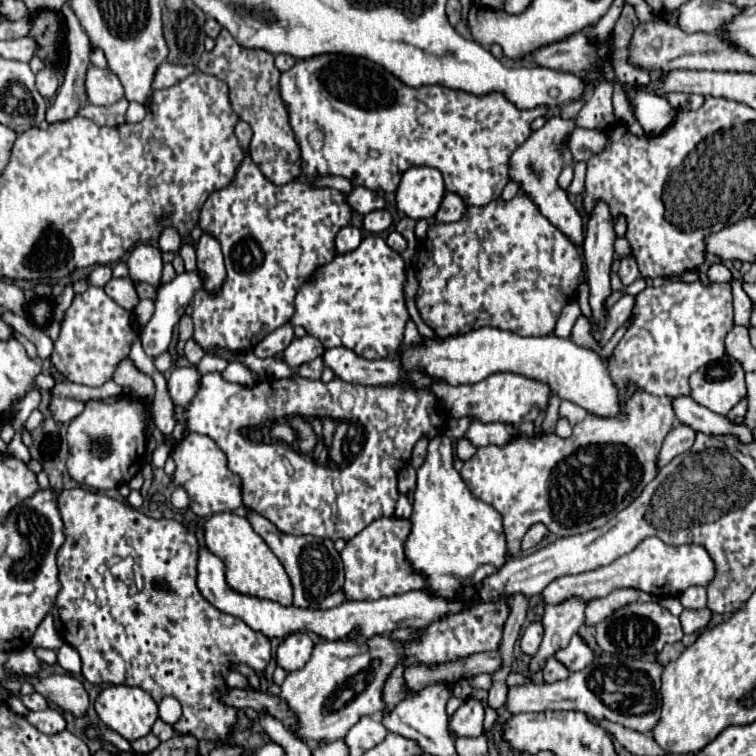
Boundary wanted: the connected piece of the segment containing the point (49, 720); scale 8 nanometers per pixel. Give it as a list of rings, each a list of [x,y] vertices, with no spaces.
[[[48,707],[48,709],[44,709],[44,711],[28,711],[26,719],[28,719],[38,731],[42,731],[42,733],[46,733],[46,735],[60,733],[60,731],[64,731],[64,727],[66,727],[66,721],[64,721],[62,713],[56,711],[56,709],[52,709],[52,707]]]

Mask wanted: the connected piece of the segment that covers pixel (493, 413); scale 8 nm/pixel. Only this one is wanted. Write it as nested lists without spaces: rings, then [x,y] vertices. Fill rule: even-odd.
[[[496,373],[490,375],[488,379],[474,383],[474,385],[460,385],[460,387],[452,387],[444,381],[434,383],[432,385],[432,393],[436,395],[438,403],[452,413],[452,417],[462,419],[462,417],[472,417],[478,419],[480,423],[512,423],[512,425],[520,425],[522,421],[528,419],[530,411],[534,409],[546,409],[548,407],[548,399],[550,399],[550,387],[528,379],[524,375],[516,375],[516,373]]]

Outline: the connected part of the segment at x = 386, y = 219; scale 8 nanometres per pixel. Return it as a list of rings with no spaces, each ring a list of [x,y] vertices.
[[[378,209],[364,215],[364,229],[370,233],[382,233],[392,225],[392,215],[388,209]]]

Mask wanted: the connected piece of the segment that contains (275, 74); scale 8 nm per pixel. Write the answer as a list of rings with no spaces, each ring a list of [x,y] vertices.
[[[222,29],[220,35],[216,37],[216,45],[212,51],[204,51],[200,63],[198,63],[198,69],[202,73],[208,73],[208,75],[214,75],[222,81],[228,83],[228,89],[230,89],[230,105],[234,109],[234,113],[246,121],[250,127],[252,127],[252,143],[250,143],[250,157],[252,161],[260,167],[260,171],[266,175],[268,181],[272,181],[274,185],[286,185],[290,181],[294,181],[298,175],[300,175],[300,147],[292,135],[292,127],[288,127],[288,111],[284,107],[284,101],[280,99],[280,91],[278,91],[278,79],[280,79],[280,71],[276,69],[274,65],[274,55],[264,51],[264,49],[246,49],[246,47],[240,47],[236,43],[236,39],[226,31]]]

